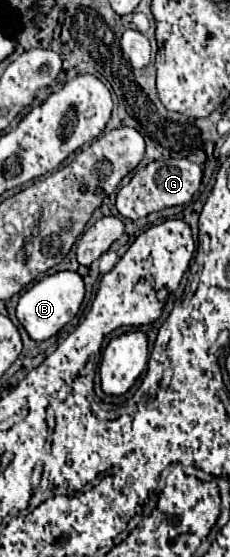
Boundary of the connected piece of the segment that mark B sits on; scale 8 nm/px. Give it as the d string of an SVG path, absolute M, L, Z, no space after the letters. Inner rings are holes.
M59 271L55 275L43 277L21 295L17 303L17 319L33 341L47 341L53 335L57 335L77 315L83 297L85 297L85 285L79 273Z

